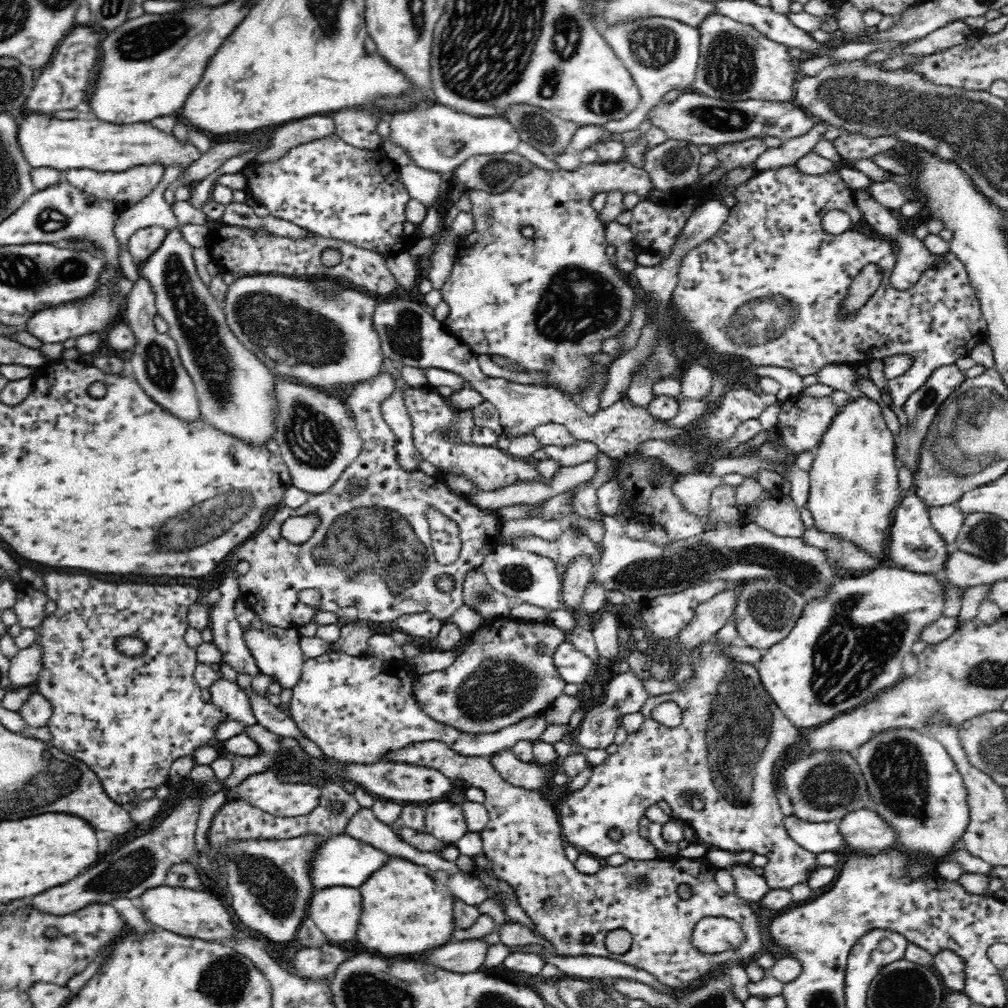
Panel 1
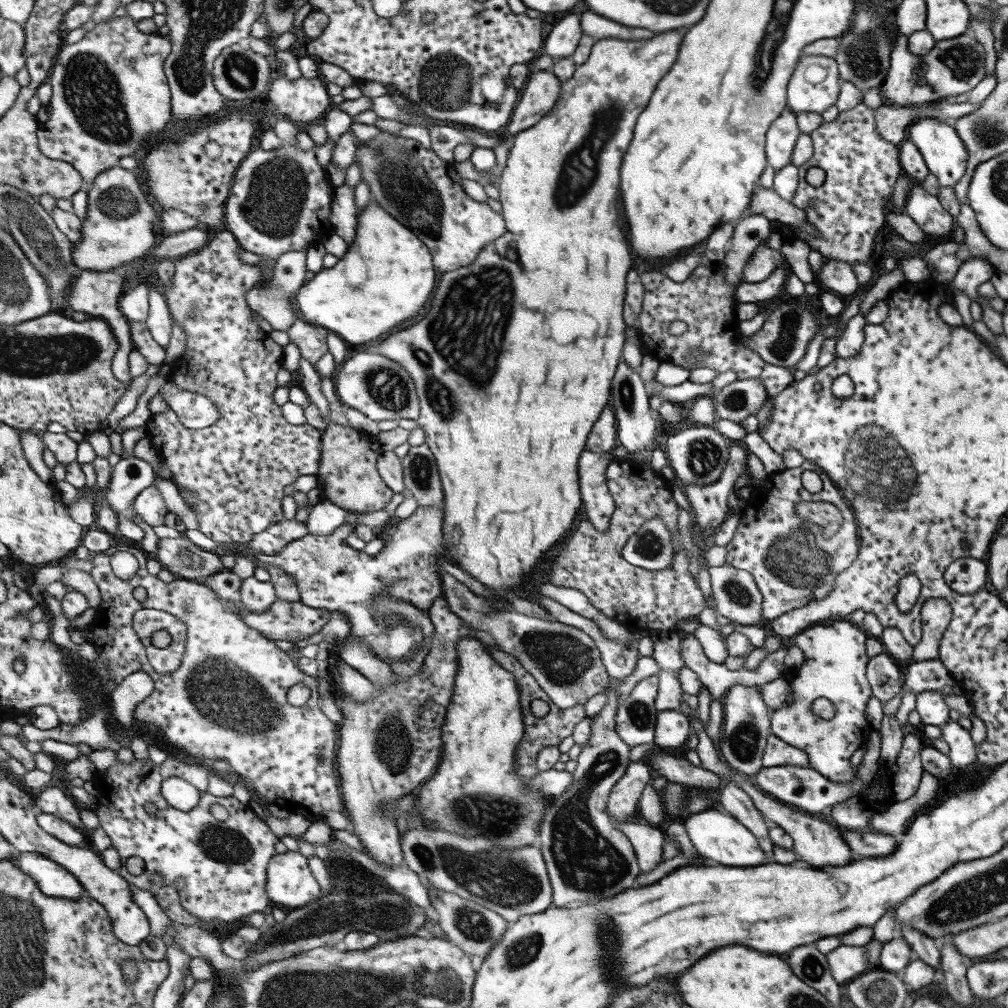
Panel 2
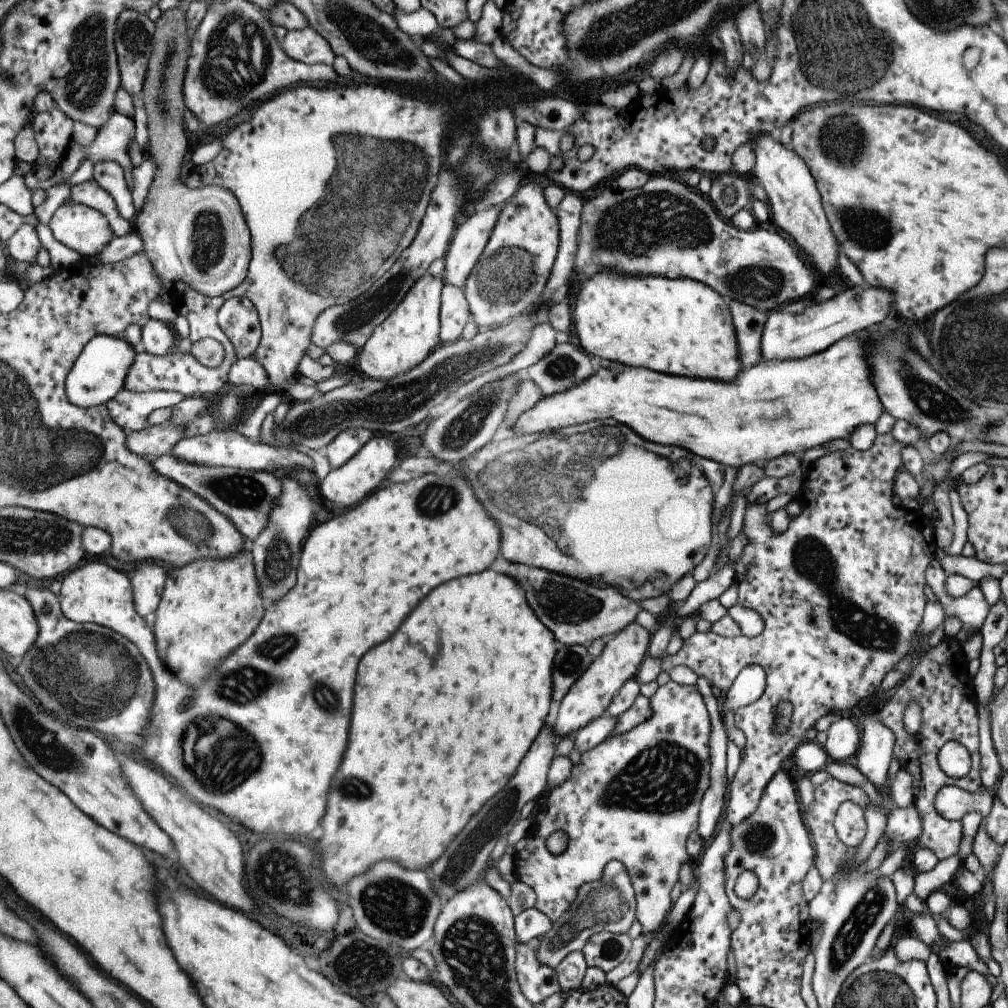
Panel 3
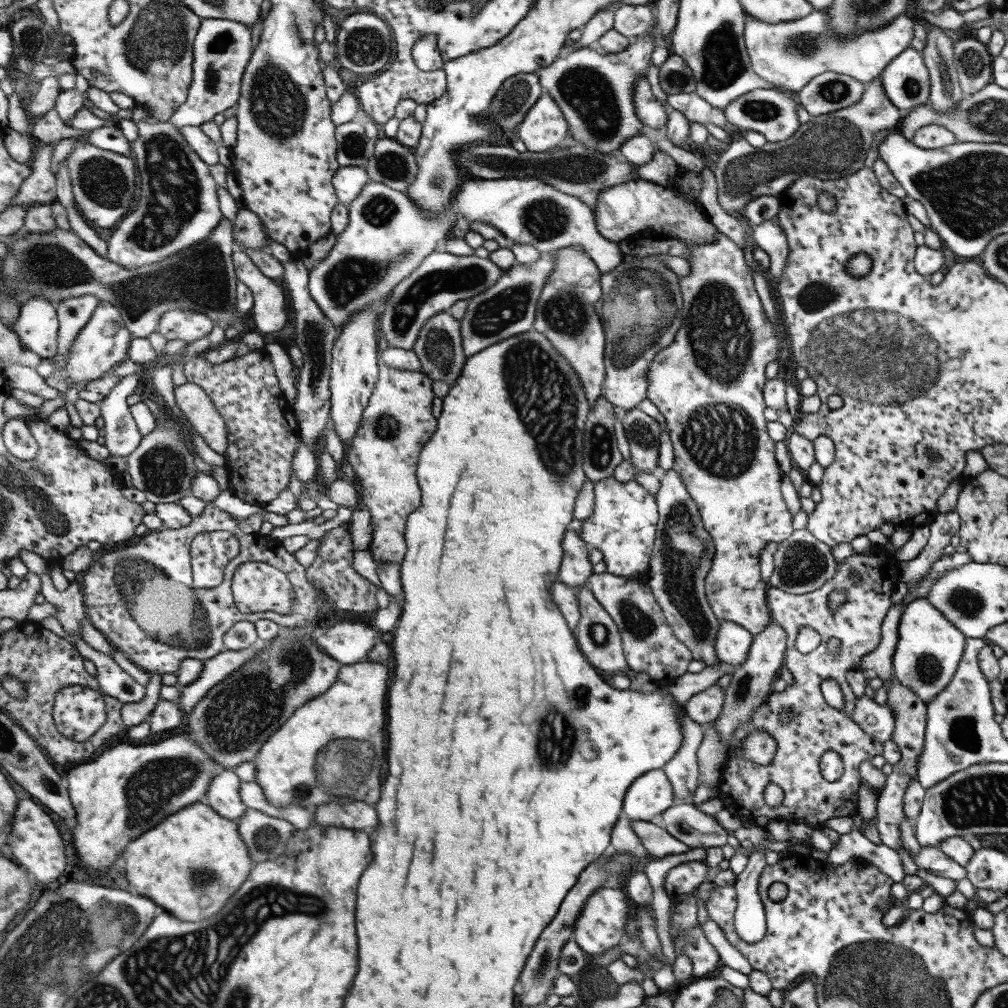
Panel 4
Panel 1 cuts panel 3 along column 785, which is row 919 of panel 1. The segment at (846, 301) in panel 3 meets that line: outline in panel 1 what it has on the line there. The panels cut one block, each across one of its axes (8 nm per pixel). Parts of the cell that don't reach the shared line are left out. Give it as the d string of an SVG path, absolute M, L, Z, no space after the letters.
M332 886L316 890L310 898L308 916L316 922L330 944L356 940L362 894L358 888Z

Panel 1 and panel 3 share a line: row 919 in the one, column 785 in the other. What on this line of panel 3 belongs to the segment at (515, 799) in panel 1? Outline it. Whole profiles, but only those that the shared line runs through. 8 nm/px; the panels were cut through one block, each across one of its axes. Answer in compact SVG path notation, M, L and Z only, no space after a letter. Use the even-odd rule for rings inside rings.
M891 432L887 434L881 434L875 438L873 446L865 452L857 452L855 448L849 448L849 450L837 450L837 452L829 452L825 454L823 458L811 462L811 468L805 476L805 490L803 490L803 500L799 502L801 506L801 514L797 518L793 518L787 526L787 530L783 534L775 534L775 530L771 528L769 524L769 510L767 506L763 504L747 504L745 506L745 516L743 516L743 528L741 528L741 534L749 540L749 544L743 548L741 556L733 562L733 570L735 570L735 588L737 588L737 604L739 606L745 606L749 610L755 610L761 618L763 618L763 632L751 640L747 640L745 636L737 636L737 638L719 638L717 634L693 634L689 636L687 640L683 640L683 646L677 654L669 656L665 654L665 660L663 660L663 672L669 672L673 666L689 666L697 676L703 676L711 682L713 688L717 688L719 692L725 692L729 690L729 686L733 684L733 680L737 678L737 674L747 668L747 666L761 666L765 670L765 678L767 678L767 686L765 686L765 692L759 700L755 700L751 706L745 706L745 708L737 708L733 710L733 716L731 716L731 722L745 734L747 742L743 746L743 756L741 756L741 762L737 766L737 772L733 774L733 780L729 782L729 790L731 790L731 798L727 800L727 808L725 808L725 820L735 826L739 822L743 822L745 818L749 818L749 814L753 814L753 810L757 808L763 792L765 792L765 786L769 784L769 780L779 772L779 766L785 758L793 756L795 754L795 748L801 746L801 740L803 736L807 734L807 730L811 730L825 714L841 714L841 710L853 710L853 706L863 706L863 704L869 704L871 706L871 696L877 692L881 680L885 678L885 674L889 670L895 670L899 666L903 666L903 658L907 658L907 654L911 654L913 650L913 644L917 642L915 634L919 630L919 624L923 620L923 612L925 612L925 594L923 594L923 586L927 584L925 582L925 570L929 566L929 562L933 562L933 554L937 550L937 544L935 544L935 524L933 520L927 520L921 512L909 512L909 510L903 510L903 508L895 508L891 504L891 494L893 494L893 482L899 474L899 470L903 468L903 456L901 456L901 450L903 450L903 444L895 442L891 438ZM781 704L791 704L793 712L789 716L789 726L785 730L777 730L777 726L771 726L771 720L777 720L779 718L779 706Z

